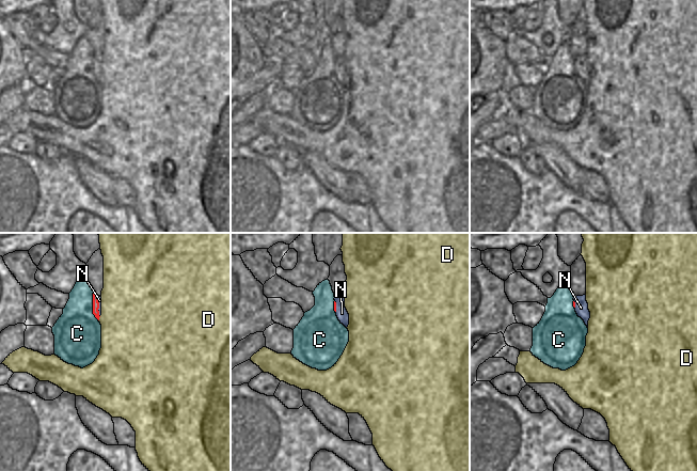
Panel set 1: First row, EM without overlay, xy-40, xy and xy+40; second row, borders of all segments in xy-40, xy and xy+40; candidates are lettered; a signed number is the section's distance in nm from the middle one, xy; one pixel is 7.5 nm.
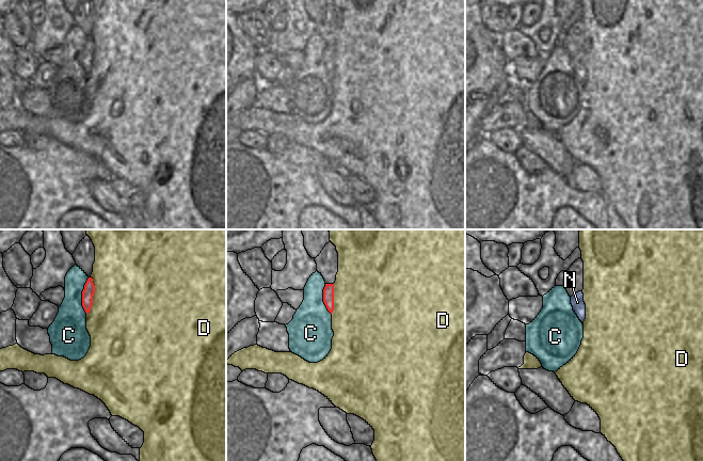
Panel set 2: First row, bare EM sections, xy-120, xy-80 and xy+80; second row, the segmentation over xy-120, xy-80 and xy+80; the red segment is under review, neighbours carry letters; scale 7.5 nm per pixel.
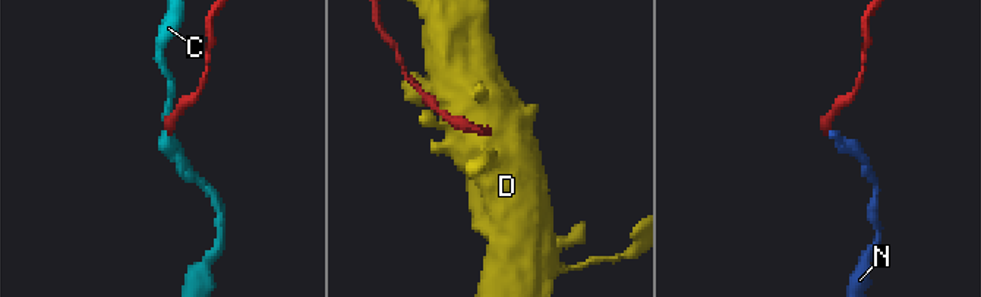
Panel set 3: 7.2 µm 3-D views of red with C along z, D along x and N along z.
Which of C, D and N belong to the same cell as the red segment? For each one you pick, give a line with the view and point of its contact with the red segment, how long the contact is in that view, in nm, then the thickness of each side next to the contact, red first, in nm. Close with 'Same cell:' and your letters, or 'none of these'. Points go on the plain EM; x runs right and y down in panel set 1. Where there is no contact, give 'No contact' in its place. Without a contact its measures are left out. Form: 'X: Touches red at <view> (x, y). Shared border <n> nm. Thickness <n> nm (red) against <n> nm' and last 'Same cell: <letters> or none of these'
N: Touches red at xy-40 (98, 67). Shared border 160 nm. Thickness 50 nm (red) against 20 nm
Same cell: N.

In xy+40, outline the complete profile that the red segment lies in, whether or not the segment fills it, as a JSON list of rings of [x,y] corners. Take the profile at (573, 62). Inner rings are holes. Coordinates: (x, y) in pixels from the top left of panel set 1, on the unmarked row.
[[[586,56],[576,57],[573,59],[573,67],[579,78],[581,78],[585,85],[588,88],[588,81],[590,79],[590,73],[588,70],[588,64],[586,62]]]

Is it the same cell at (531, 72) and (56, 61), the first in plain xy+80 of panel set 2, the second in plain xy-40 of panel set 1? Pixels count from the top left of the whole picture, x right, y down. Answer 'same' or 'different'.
different

